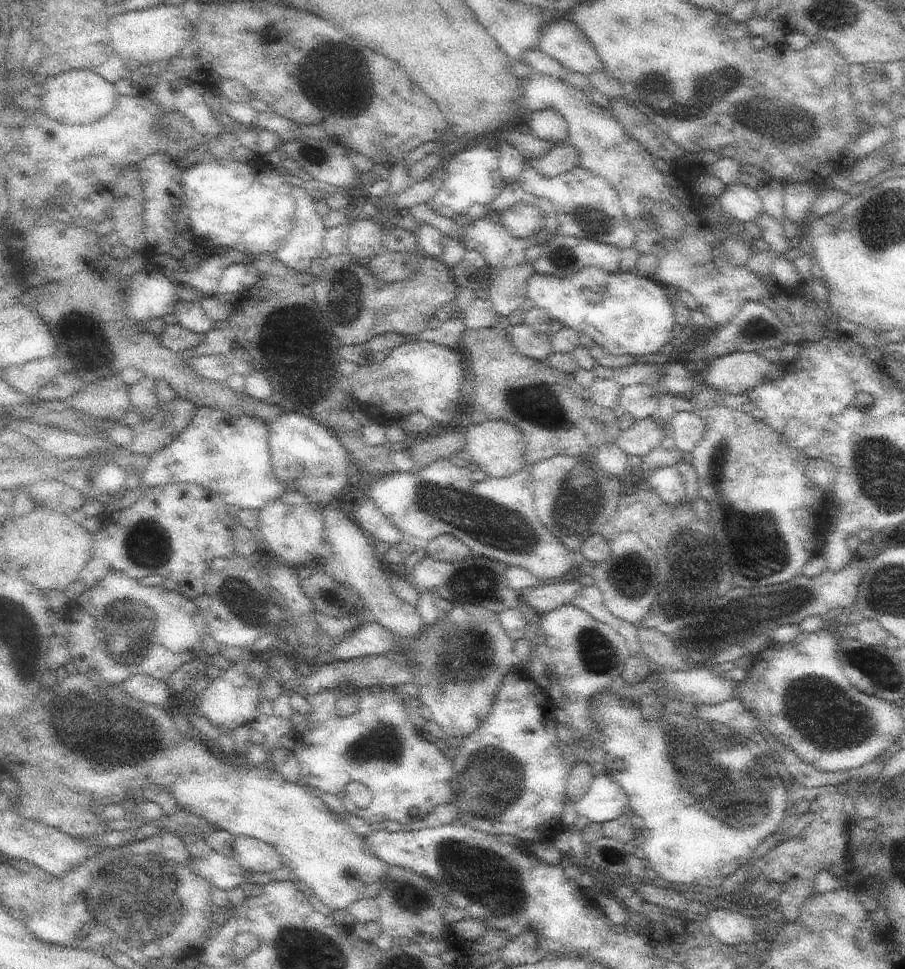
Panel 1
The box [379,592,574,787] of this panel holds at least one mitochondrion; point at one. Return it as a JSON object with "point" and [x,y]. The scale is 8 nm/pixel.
{"point":[471,641]}

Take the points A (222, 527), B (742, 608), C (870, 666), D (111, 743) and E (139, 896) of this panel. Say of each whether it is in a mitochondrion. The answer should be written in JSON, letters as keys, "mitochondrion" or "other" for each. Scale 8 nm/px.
{"A":"other","B":"mitochondrion","C":"mitochondrion","D":"mitochondrion","E":"mitochondrion"}

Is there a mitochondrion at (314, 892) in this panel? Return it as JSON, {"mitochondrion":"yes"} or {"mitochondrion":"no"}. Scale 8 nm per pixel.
{"mitochondrion":"no"}

